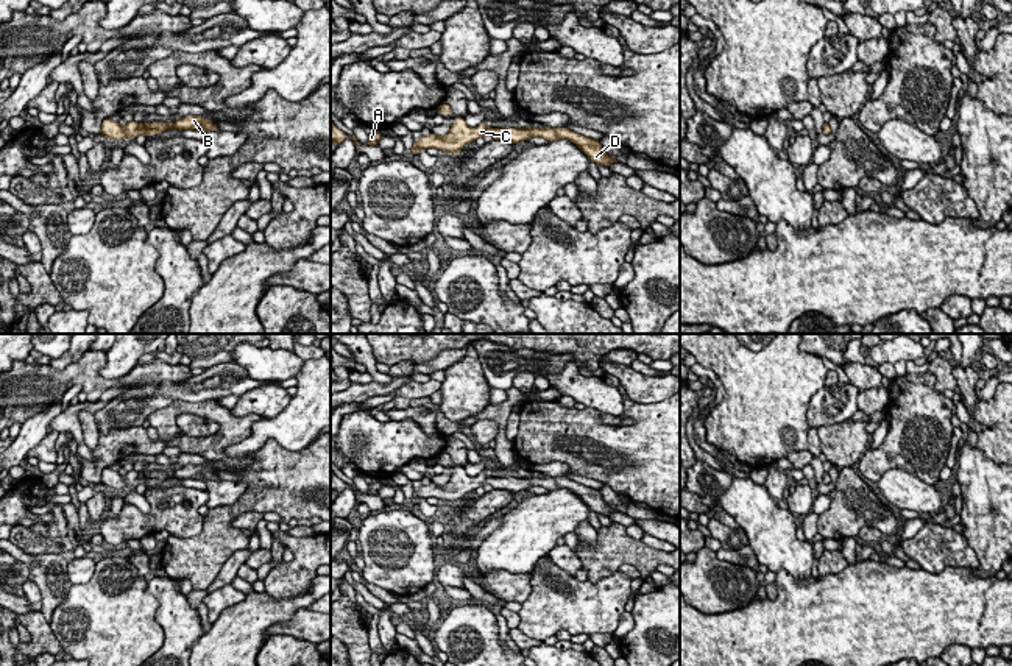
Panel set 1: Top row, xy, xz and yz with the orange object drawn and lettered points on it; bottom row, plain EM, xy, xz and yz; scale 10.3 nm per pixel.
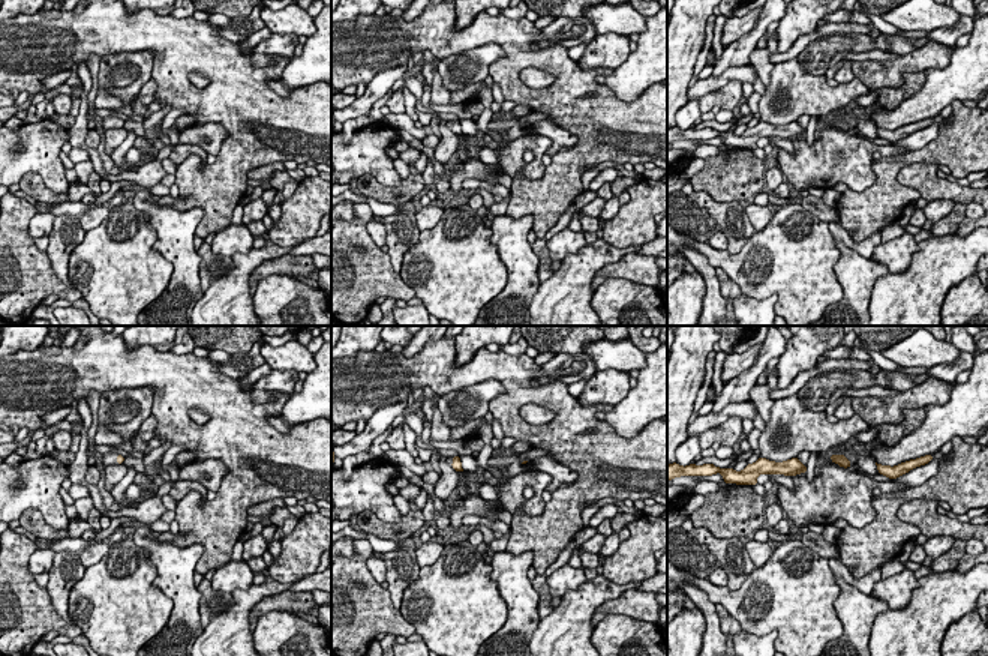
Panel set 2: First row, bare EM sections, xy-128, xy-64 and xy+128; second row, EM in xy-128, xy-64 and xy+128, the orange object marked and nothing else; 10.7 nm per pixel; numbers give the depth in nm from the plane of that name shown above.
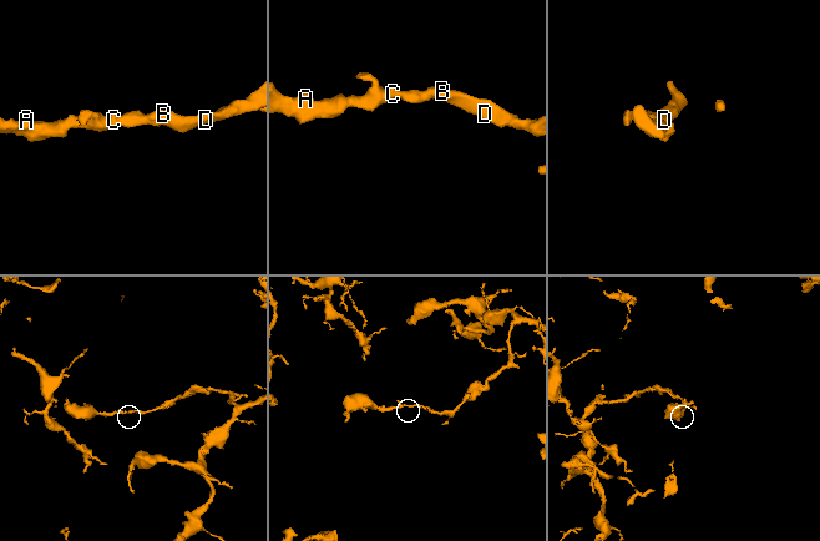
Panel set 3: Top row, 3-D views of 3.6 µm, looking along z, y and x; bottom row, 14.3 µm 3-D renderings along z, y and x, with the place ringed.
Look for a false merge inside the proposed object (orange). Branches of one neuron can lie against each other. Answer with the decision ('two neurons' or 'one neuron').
one neuron

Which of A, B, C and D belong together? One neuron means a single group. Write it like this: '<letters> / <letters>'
A B C D

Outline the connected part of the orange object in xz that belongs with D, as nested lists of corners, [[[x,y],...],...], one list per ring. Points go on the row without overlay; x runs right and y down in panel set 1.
[[[457,466],[457,471],[451,474],[446,485],[423,485],[419,490],[413,490],[412,502],[418,505],[421,498],[437,498],[457,504],[466,493],[477,490],[479,487],[491,485],[494,490],[508,490],[511,493],[519,493],[529,490],[530,487],[543,487],[547,491],[568,488],[574,491],[593,512],[597,515],[610,516],[616,508],[611,508],[602,498],[597,488],[582,485],[568,477],[488,477],[480,473],[476,477],[469,477],[463,466]]]

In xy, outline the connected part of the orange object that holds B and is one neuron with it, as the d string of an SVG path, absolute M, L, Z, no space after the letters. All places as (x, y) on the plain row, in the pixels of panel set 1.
M187 465L176 469L172 474L167 474L164 471L139 474L137 471L133 469L128 471L125 476L120 476L119 471L115 469L106 468L101 473L100 484L119 491L120 488L125 487L134 488L139 484L153 485L154 482L162 482L165 479L178 479L178 480L198 479L204 482L204 480L218 480L218 476L207 468L203 468L201 465Z

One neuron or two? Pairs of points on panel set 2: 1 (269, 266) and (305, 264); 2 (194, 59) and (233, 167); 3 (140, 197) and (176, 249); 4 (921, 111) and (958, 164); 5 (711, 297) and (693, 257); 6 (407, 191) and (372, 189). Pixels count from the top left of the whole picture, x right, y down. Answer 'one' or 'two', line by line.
1: one
2: one
3: one
4: two
5: one
6: one

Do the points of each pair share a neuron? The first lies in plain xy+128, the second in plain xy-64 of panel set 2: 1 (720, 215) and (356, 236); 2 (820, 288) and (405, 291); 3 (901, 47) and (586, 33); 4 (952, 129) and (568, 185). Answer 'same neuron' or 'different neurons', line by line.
1: different neurons
2: different neurons
3: same neuron
4: same neuron

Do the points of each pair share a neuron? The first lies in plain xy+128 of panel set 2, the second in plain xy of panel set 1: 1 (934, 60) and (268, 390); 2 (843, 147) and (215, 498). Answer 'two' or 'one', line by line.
1: one
2: two

